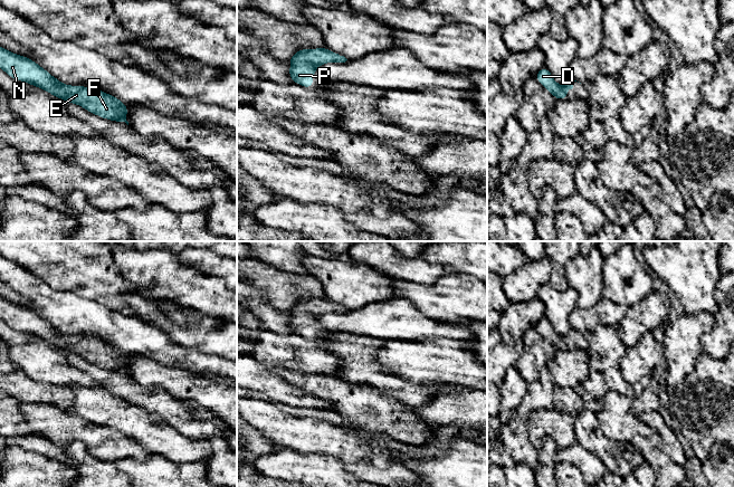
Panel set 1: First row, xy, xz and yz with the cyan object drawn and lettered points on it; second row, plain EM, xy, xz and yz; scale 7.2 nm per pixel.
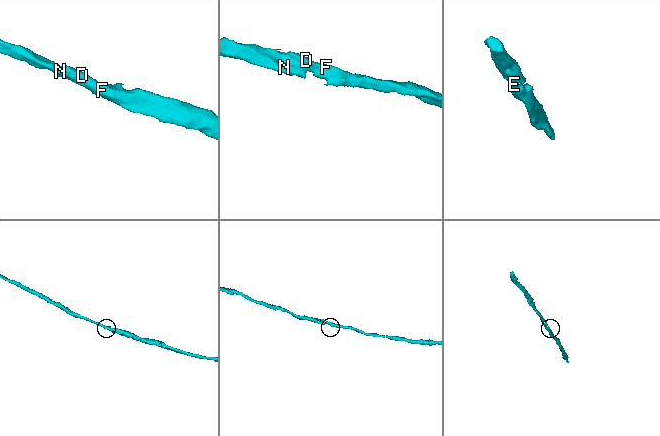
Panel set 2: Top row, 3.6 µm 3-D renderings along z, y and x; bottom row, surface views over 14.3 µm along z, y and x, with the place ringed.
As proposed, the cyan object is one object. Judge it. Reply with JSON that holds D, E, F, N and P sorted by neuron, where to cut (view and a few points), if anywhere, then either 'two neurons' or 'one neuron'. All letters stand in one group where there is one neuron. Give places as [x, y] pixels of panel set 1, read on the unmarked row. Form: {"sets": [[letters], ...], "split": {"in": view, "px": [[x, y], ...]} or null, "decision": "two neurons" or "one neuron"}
{"sets": [["D", "E", "F", "N", "P"]], "split": null, "decision": "one neuron"}

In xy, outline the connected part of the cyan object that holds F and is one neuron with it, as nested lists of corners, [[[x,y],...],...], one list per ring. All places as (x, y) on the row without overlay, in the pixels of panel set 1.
[[[0,296],[0,318],[13,330],[37,336],[49,344],[82,356],[95,365],[114,372],[125,372],[127,355],[113,345],[88,336],[64,335],[28,307],[13,304]]]

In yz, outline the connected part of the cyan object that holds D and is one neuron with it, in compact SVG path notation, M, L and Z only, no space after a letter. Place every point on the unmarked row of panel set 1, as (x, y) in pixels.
M543 317L538 321L535 327L542 336L544 336L556 350L566 350L566 342L573 338L571 332L565 336L559 335L554 330L552 324L546 317Z

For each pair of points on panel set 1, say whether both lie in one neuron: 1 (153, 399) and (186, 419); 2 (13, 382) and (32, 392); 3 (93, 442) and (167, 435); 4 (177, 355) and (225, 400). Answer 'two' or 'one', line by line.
1: one
2: one
3: two
4: two

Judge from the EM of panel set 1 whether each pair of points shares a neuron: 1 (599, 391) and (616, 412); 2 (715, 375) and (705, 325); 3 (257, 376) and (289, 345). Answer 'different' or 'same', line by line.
1: different
2: different
3: different

